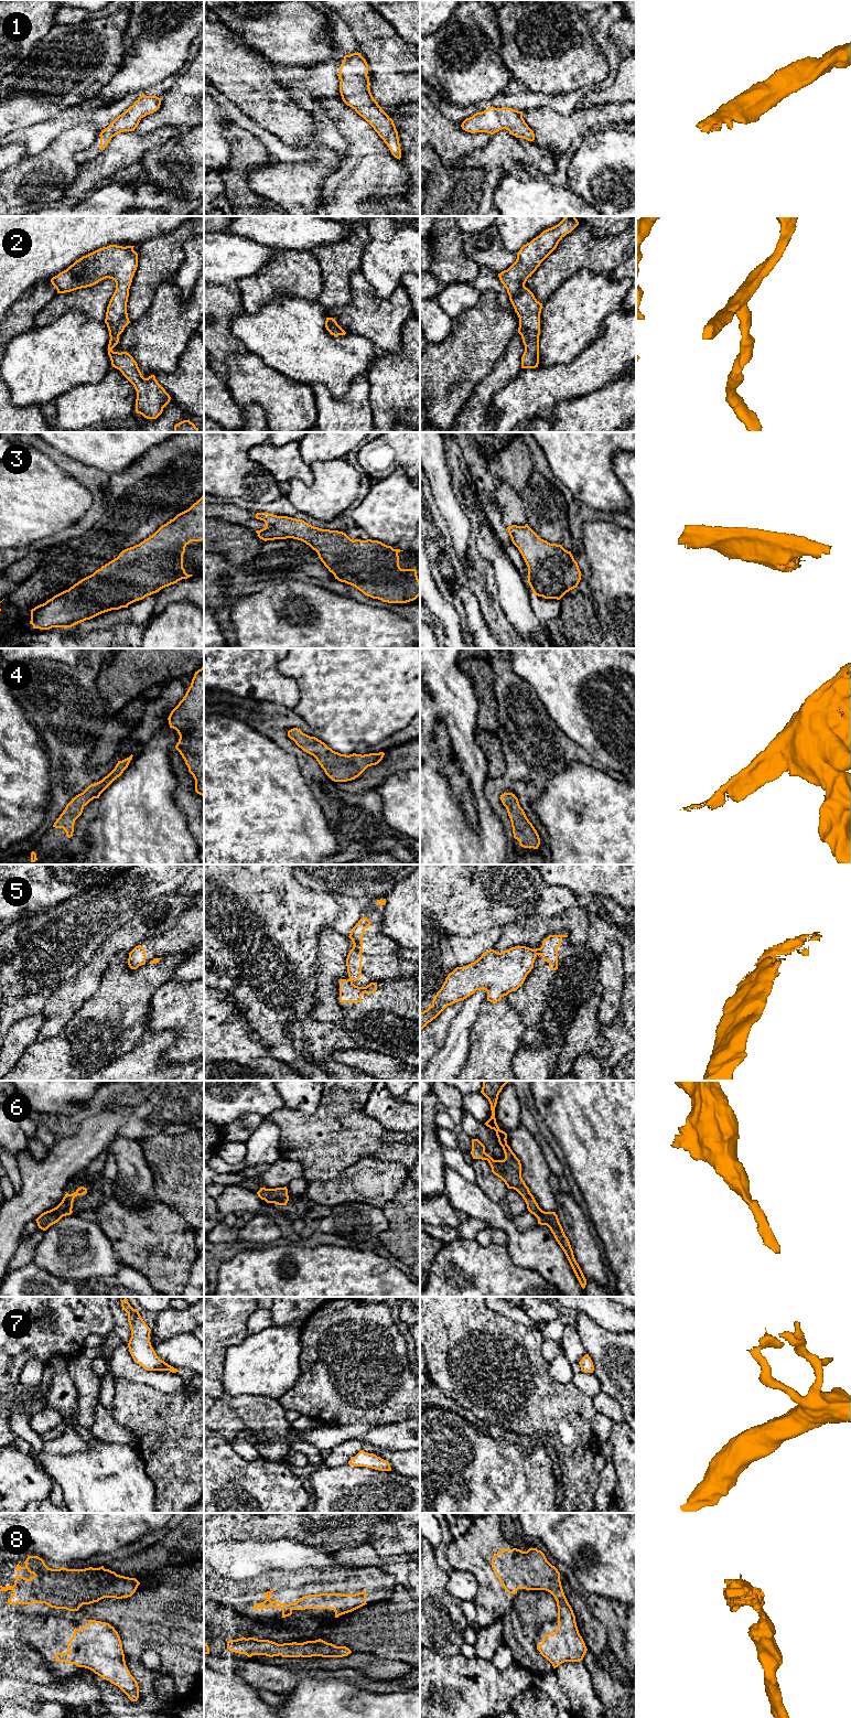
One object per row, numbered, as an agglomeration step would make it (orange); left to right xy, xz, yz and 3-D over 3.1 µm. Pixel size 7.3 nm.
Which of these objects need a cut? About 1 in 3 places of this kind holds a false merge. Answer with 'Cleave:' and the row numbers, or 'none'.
Cleave: 5

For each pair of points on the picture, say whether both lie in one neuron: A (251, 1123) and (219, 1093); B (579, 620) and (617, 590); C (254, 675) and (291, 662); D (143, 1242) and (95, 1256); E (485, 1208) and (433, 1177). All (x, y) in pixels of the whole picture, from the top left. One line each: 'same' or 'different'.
A: different
B: different
C: different
D: different
E: different

